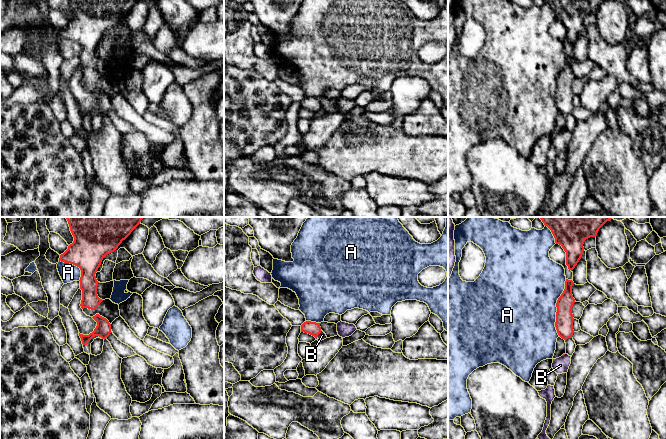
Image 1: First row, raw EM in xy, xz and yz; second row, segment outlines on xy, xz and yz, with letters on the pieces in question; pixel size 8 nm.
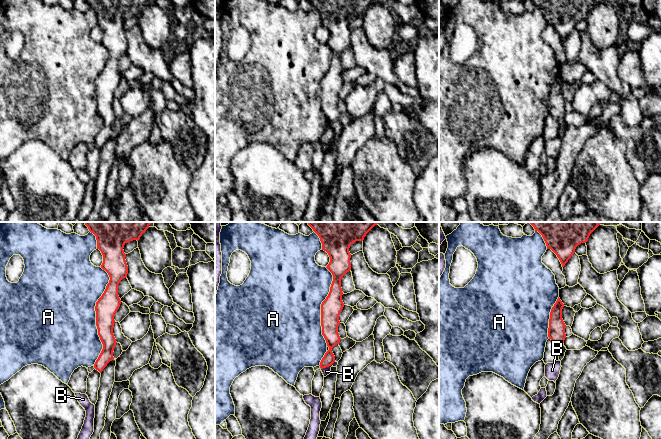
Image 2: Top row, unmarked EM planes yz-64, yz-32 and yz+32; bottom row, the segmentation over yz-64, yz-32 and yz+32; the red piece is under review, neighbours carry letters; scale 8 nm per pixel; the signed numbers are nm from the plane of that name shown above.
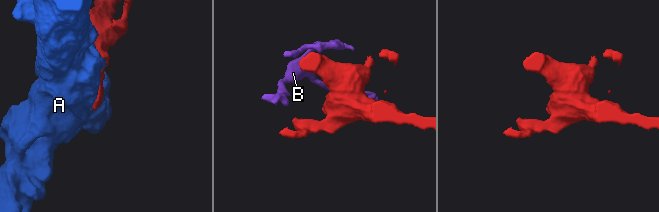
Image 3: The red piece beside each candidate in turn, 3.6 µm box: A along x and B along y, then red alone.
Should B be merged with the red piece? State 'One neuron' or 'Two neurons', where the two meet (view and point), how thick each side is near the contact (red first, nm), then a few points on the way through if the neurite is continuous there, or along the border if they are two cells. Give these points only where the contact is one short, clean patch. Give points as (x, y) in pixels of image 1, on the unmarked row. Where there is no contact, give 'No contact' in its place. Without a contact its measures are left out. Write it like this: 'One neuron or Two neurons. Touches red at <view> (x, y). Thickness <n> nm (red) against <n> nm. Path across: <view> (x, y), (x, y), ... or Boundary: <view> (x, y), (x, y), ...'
Two neurons. Touches red at xz (319, 109). Thickness 110 nm (red) against 60 nm. Boundary: xz (321, 106), (316, 113)

